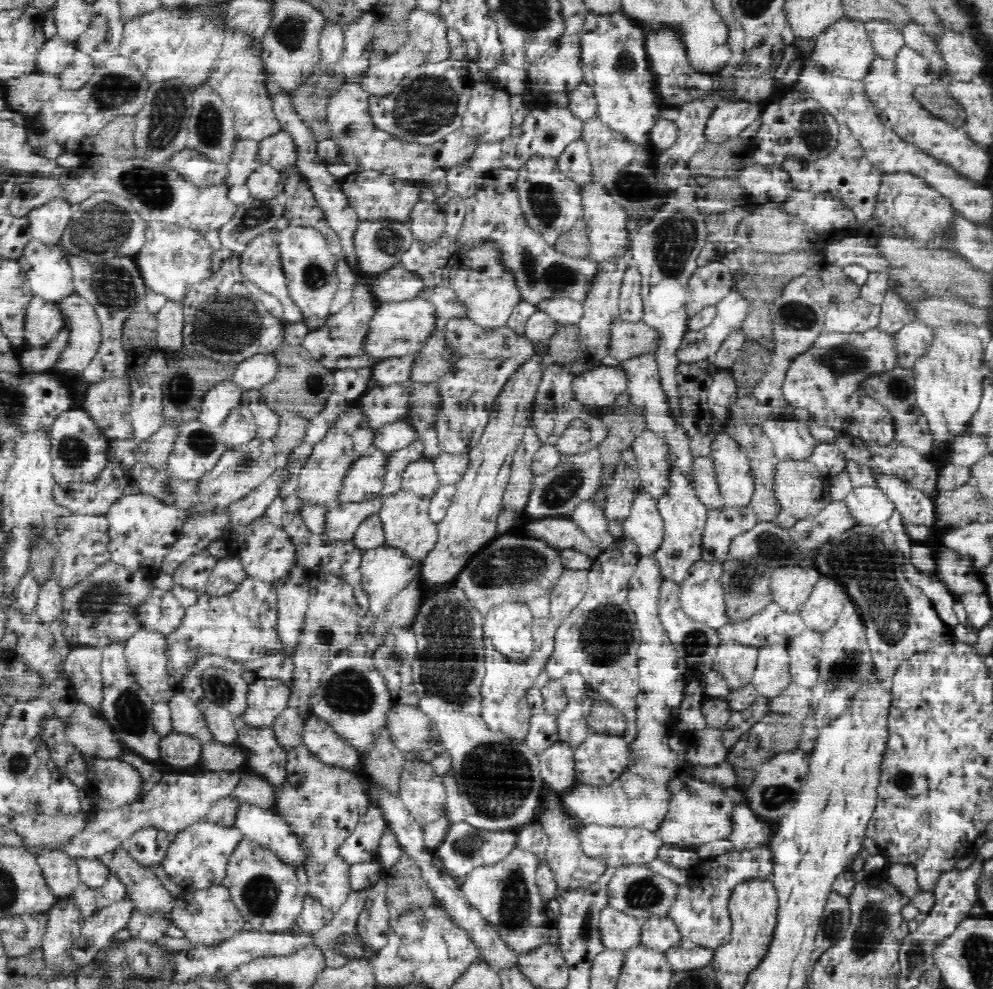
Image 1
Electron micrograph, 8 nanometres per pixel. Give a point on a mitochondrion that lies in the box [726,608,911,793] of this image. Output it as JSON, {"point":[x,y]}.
{"point":[846,668]}

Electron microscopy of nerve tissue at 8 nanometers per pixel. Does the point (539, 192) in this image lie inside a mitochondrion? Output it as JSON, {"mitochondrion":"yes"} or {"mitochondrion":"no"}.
{"mitochondrion":"yes"}

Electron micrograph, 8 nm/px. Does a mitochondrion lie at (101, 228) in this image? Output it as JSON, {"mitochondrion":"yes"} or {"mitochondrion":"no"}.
{"mitochondrion":"yes"}

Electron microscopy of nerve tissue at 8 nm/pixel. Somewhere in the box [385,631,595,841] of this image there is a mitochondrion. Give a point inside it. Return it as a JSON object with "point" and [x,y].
{"point":[496,774]}

